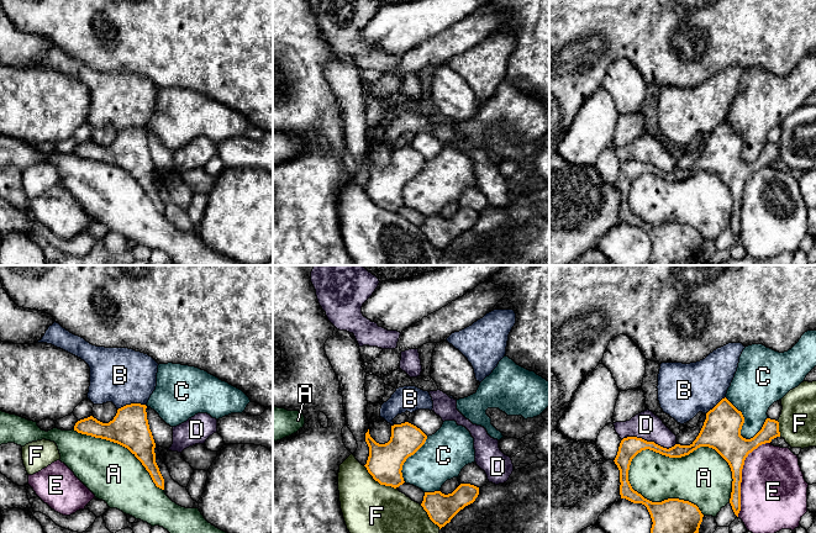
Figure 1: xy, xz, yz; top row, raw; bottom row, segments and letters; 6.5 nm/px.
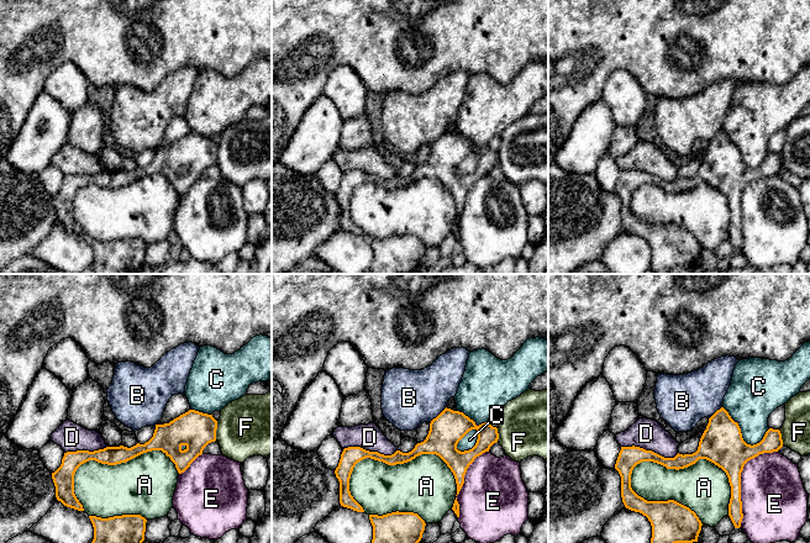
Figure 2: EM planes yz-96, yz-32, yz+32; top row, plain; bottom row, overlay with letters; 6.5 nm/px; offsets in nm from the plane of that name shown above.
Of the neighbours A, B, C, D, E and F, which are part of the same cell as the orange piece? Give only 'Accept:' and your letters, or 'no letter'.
Accept: no letter

